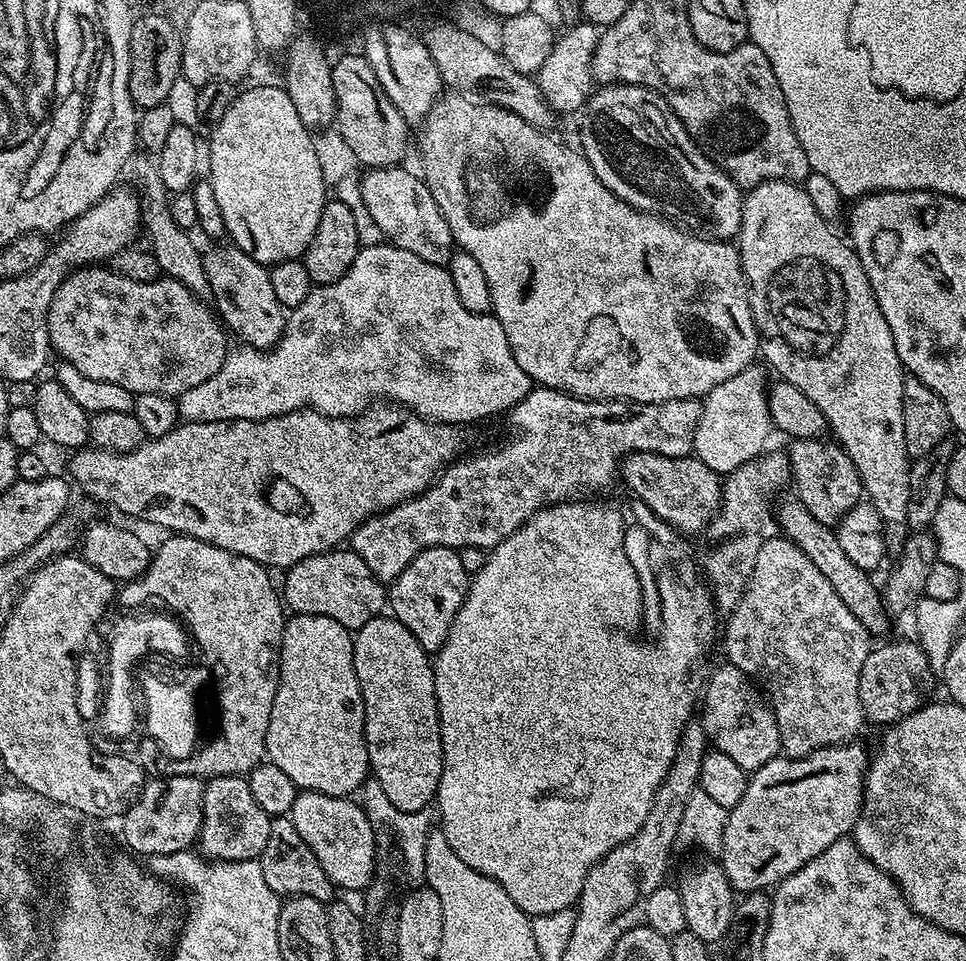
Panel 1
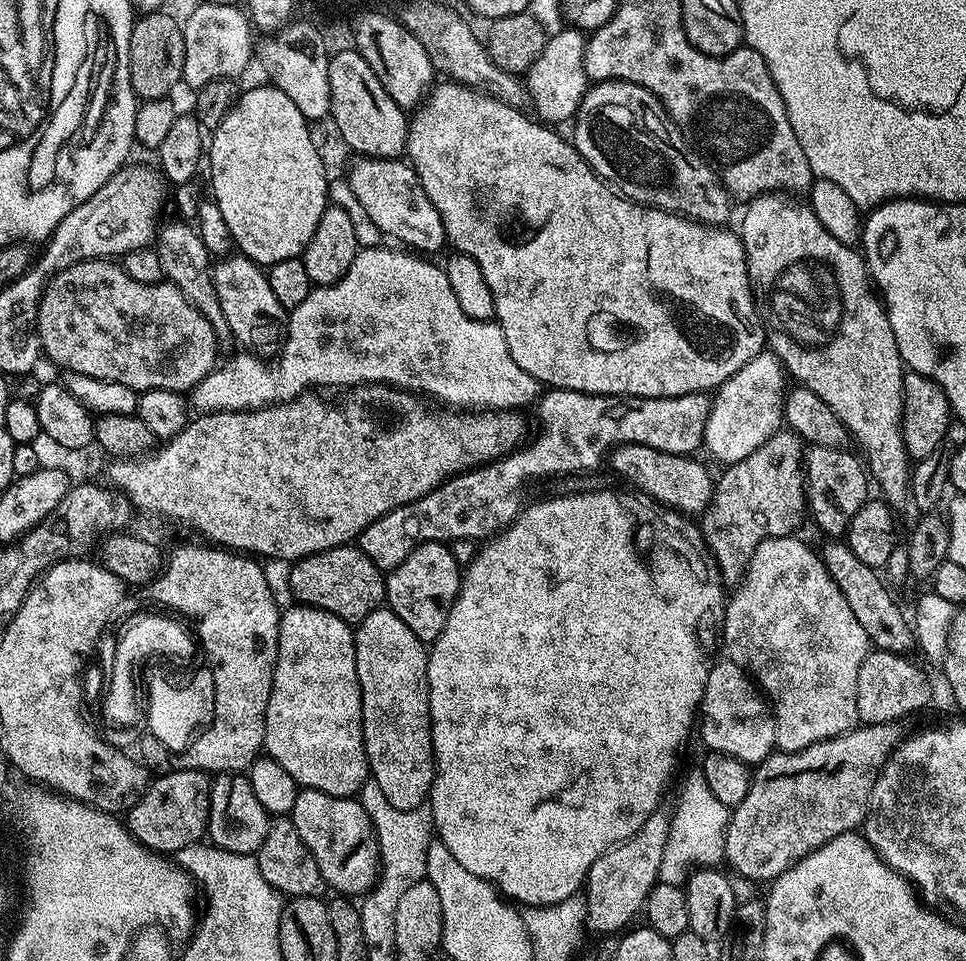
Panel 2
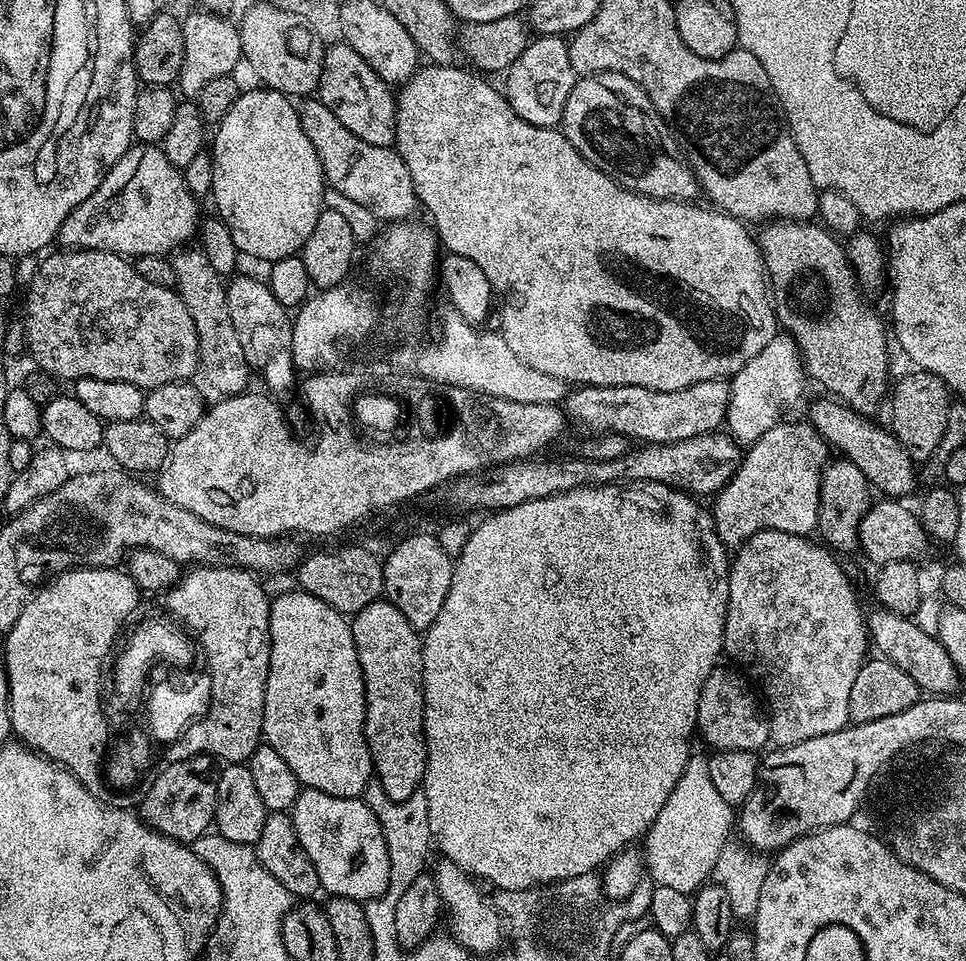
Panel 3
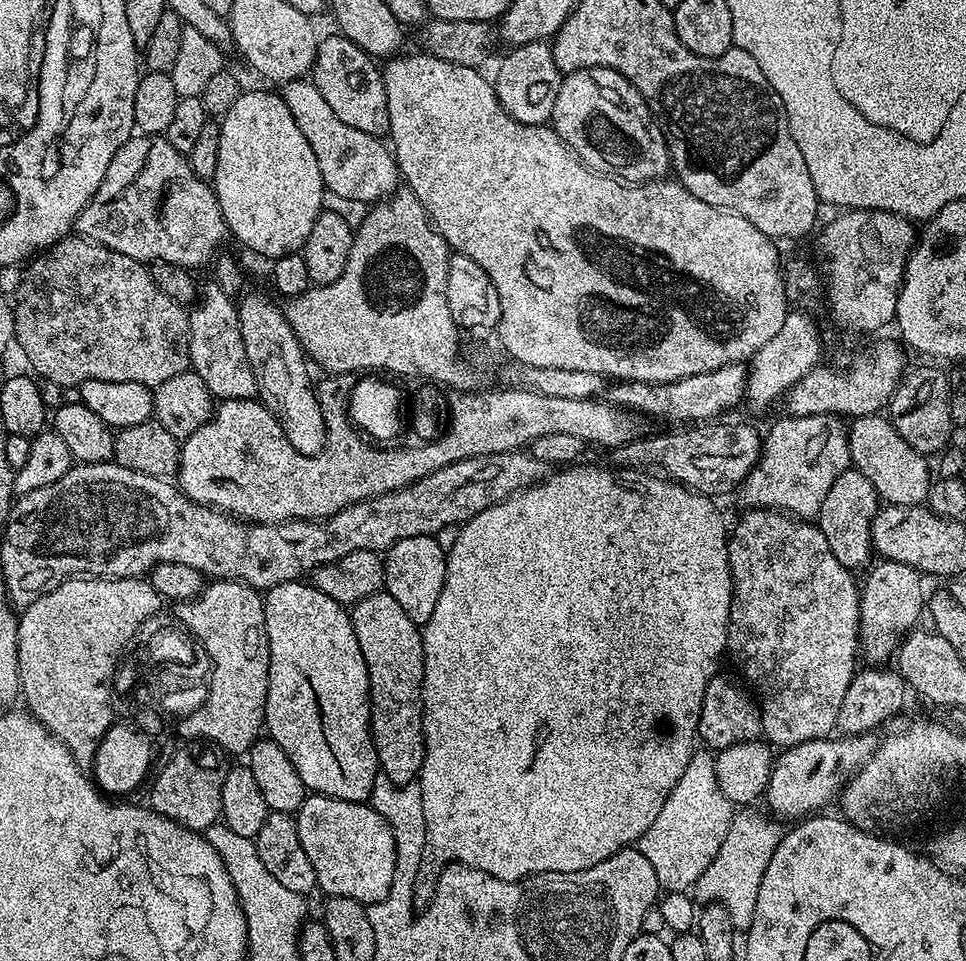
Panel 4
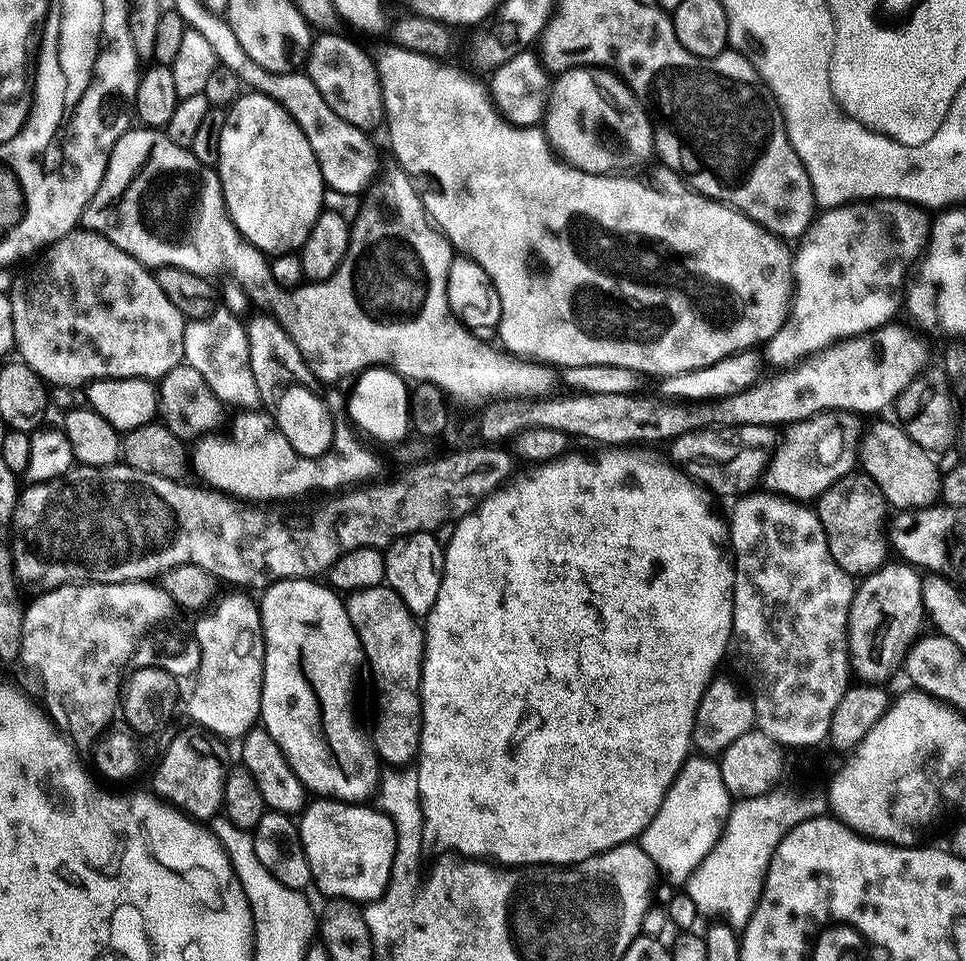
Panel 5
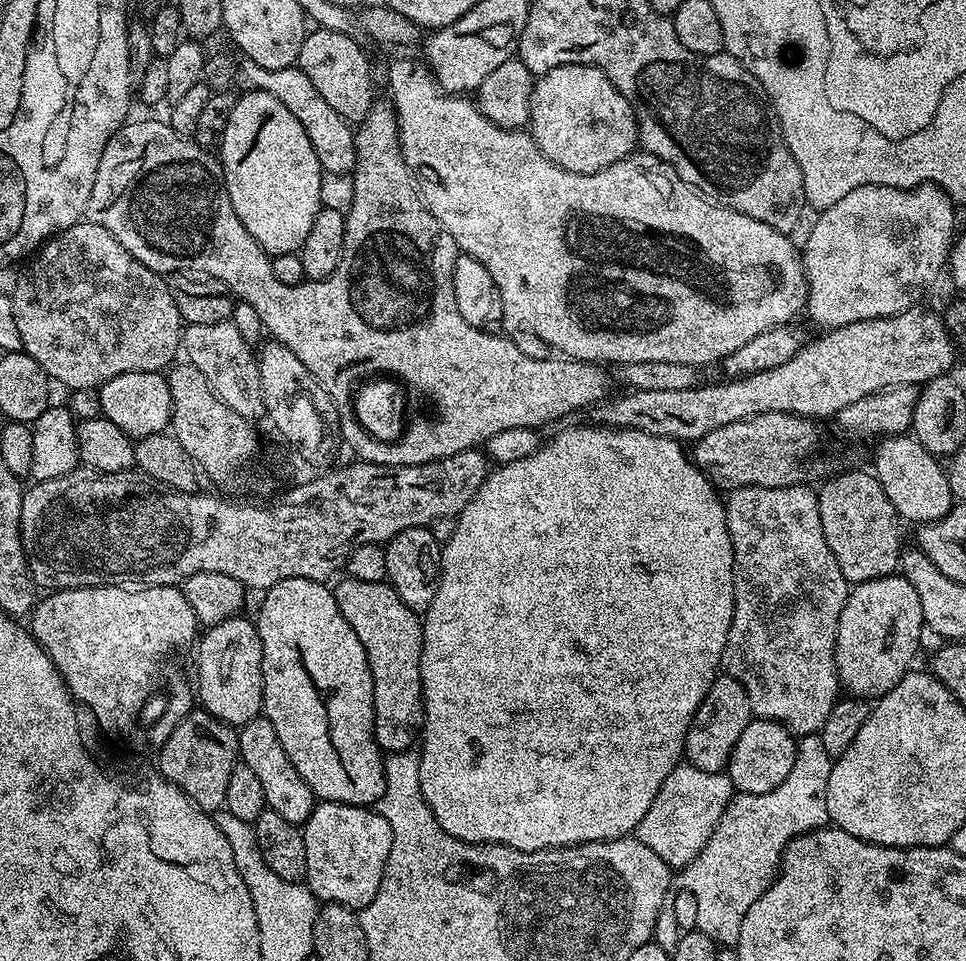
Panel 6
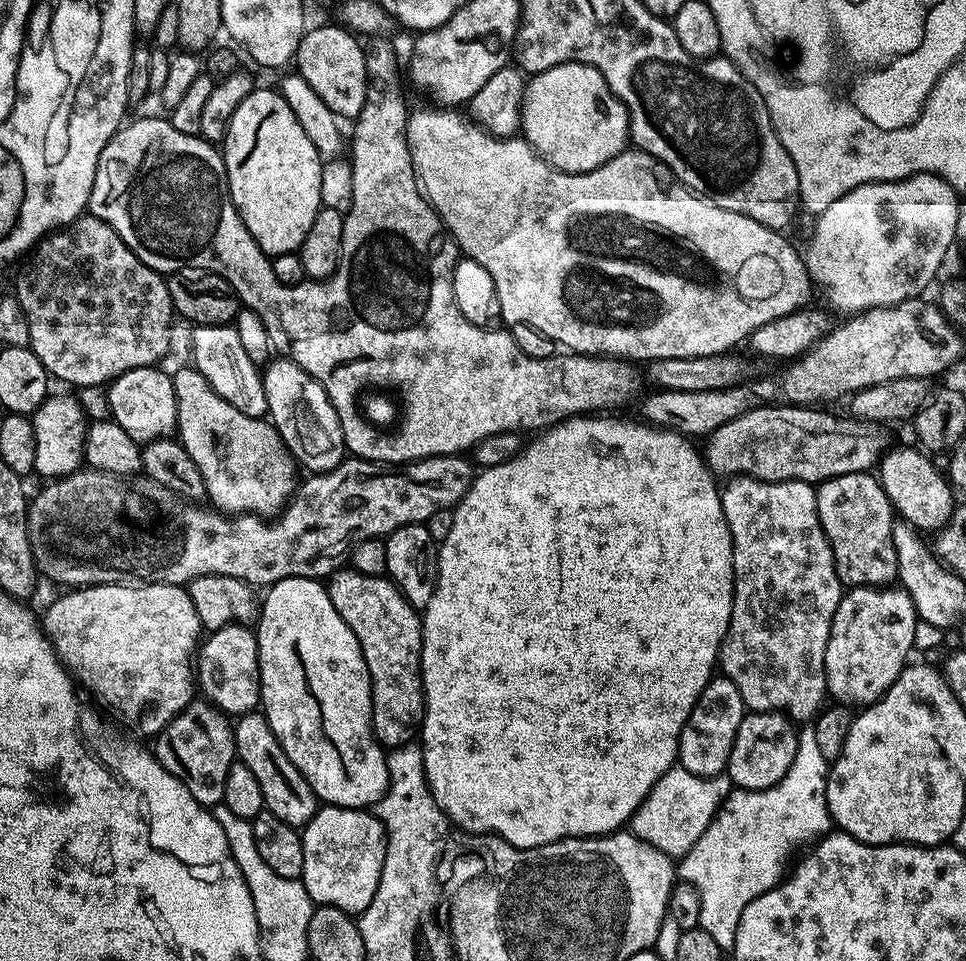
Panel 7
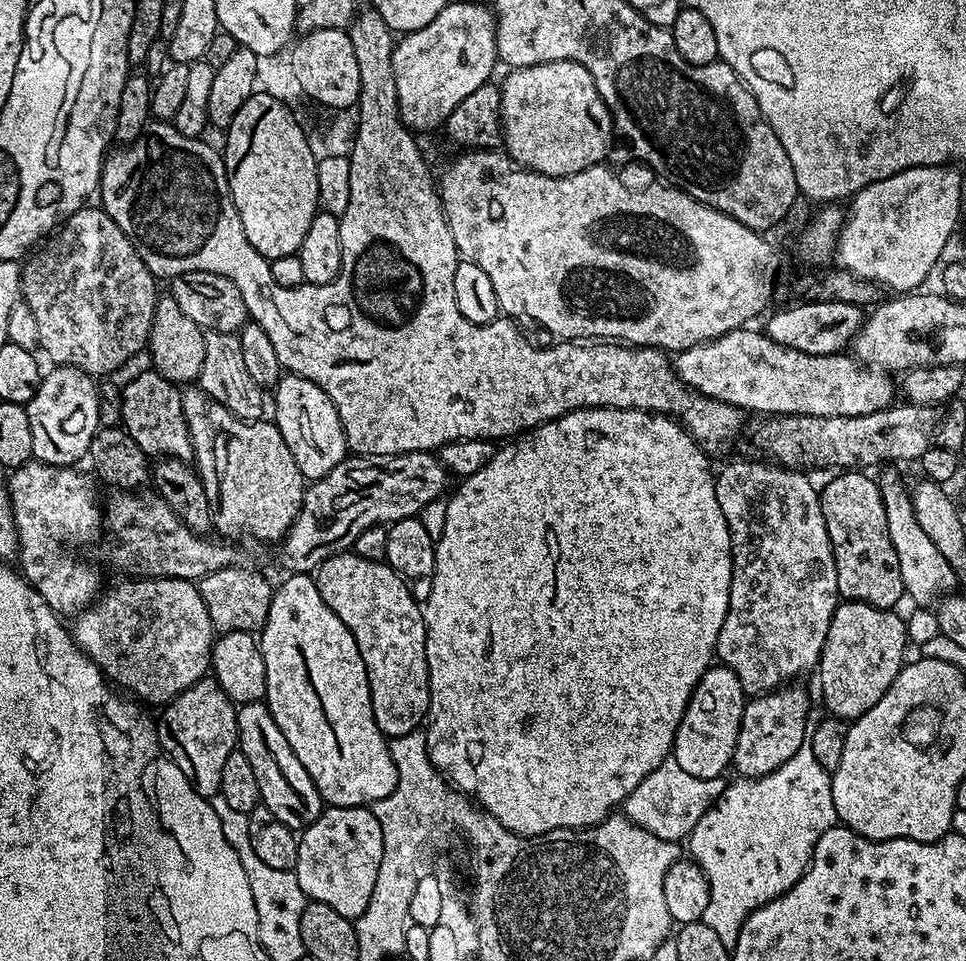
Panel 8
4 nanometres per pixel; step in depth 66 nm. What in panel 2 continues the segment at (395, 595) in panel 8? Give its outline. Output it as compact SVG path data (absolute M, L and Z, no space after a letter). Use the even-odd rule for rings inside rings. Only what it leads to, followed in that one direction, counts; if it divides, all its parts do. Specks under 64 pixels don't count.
M387 606L366 614L366 618L355 625L354 635L368 771L371 779L378 782L392 811L417 811L429 799L432 780L436 777L428 701L429 649Z

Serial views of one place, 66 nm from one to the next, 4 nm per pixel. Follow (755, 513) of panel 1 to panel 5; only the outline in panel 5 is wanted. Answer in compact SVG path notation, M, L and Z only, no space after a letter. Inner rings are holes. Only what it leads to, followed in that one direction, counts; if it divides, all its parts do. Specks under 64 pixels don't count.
M826 411L789 425L783 431L782 439L773 451L772 461L764 472L763 487L792 500L815 501L830 486L834 486L834 482L849 476L857 467L860 437L866 430L862 420L857 412Z

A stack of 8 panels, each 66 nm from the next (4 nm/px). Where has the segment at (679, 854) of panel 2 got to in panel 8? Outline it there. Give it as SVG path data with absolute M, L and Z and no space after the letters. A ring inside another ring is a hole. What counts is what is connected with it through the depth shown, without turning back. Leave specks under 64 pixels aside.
M669 756L636 787L622 808L627 819L663 840L683 841L702 818L702 814L727 788L725 777L700 781L687 774L676 759Z

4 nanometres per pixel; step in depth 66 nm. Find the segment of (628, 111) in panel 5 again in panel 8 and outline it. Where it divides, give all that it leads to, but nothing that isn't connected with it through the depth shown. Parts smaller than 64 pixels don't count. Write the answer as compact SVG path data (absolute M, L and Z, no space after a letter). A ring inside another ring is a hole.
M550 60L514 68L507 74L500 84L500 123L503 147L517 164L543 176L573 176L605 159L612 136L614 140L612 111L596 88L596 79L581 64L573 60Z

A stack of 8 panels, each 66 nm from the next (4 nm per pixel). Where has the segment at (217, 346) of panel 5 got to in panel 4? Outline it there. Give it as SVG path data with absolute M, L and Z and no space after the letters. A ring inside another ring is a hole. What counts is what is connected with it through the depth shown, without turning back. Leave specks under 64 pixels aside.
M209 282L205 288L203 285L202 303L191 309L188 318L188 359L191 371L197 372L202 382L206 382L213 397L221 401L250 400L257 395L254 370L246 358L246 346L242 342L240 313L233 297L224 294L215 282Z

